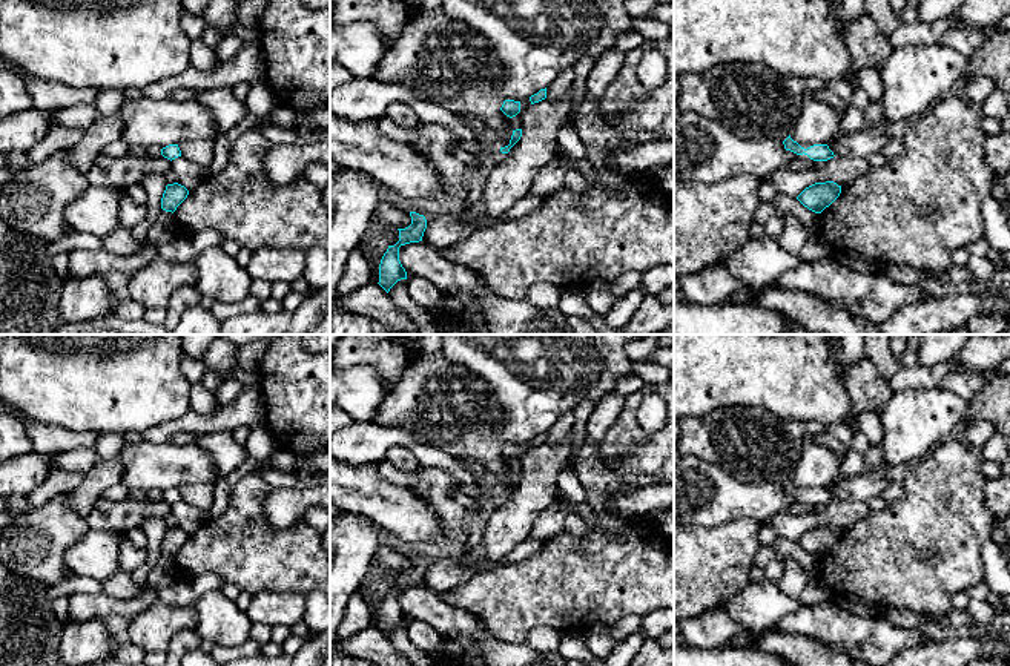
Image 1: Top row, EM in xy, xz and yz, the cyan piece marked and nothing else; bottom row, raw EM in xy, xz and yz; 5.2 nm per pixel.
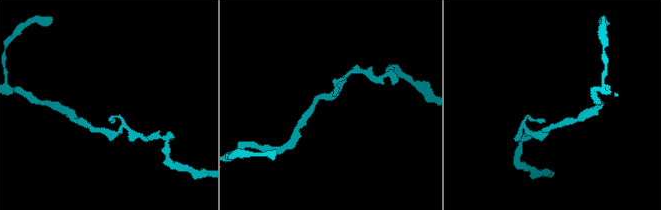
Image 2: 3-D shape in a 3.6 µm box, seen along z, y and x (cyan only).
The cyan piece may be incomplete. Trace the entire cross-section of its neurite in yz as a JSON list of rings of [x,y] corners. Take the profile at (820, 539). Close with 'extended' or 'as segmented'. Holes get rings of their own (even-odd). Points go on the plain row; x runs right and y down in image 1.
[[[833,525],[815,526],[806,531],[797,543],[815,557],[821,557],[829,551],[841,537],[841,529]]]; as segmented

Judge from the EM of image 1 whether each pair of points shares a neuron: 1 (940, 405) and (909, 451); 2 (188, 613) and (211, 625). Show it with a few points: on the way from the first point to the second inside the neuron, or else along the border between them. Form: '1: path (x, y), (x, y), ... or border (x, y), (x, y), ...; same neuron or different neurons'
1: path (929, 416), (909, 436), (909, 441); same neuron
2: border (192, 605), (197, 614), (195, 628); different neurons

